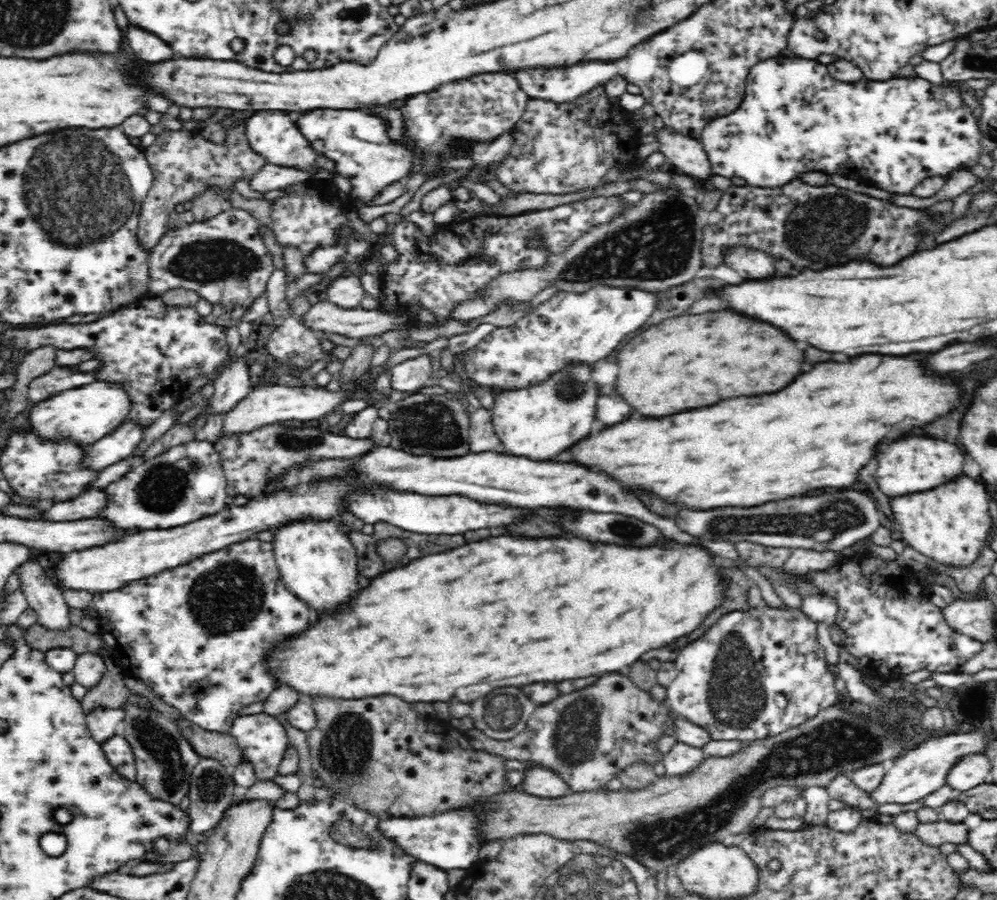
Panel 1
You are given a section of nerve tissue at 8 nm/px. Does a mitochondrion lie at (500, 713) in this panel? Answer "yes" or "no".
yes

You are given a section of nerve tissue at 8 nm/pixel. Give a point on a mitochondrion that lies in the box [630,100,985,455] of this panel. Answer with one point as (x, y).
(806, 230)

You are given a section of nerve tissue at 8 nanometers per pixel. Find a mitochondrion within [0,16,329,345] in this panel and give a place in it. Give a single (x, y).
(77, 190)

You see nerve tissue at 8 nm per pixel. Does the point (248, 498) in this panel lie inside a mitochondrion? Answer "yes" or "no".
no

